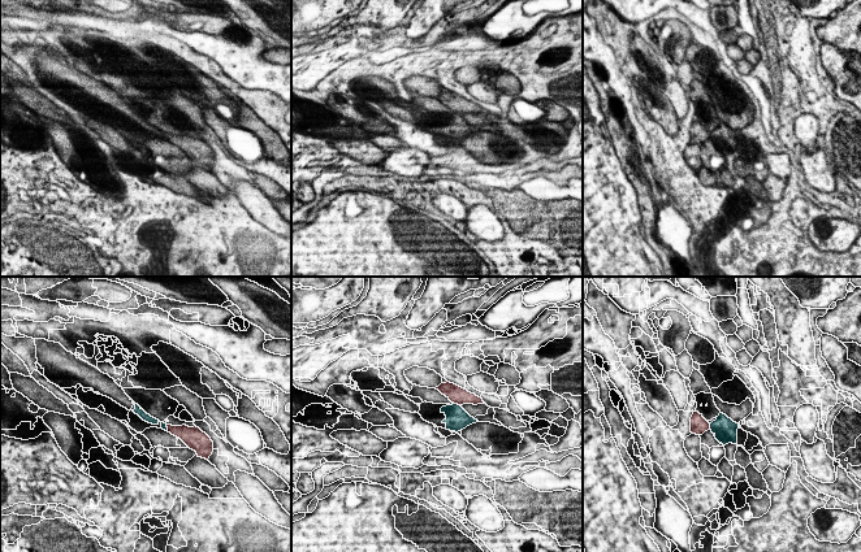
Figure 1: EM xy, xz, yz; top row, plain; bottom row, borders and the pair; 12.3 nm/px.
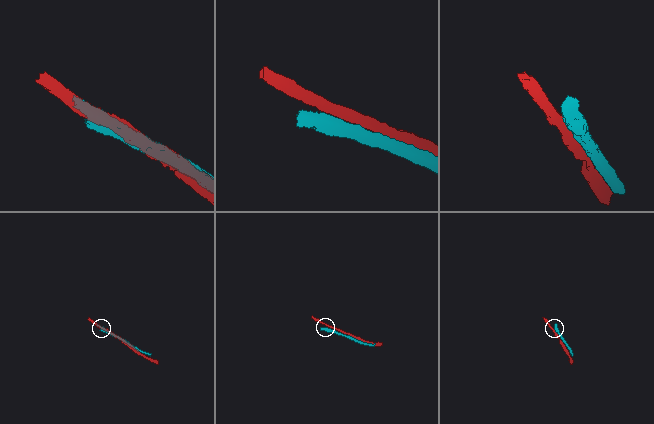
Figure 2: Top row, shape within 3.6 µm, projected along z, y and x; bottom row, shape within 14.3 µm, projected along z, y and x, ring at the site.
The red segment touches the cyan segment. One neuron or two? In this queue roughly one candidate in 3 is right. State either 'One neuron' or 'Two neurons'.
Two neurons

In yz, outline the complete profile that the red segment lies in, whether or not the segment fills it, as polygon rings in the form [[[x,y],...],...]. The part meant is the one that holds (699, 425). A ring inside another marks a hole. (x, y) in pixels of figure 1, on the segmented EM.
[[[693,412],[691,417],[691,433],[702,435],[708,430],[710,430],[710,423],[702,417],[702,414]]]

